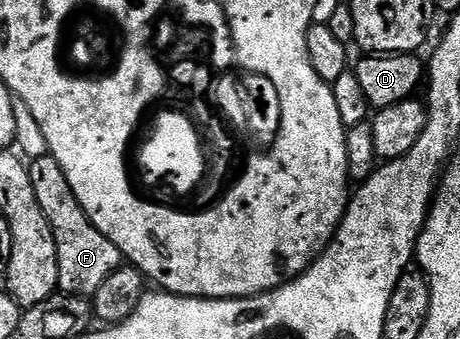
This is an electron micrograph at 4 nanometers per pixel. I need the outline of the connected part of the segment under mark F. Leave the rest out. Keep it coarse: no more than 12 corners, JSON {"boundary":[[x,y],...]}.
{"boundary":[[59,160],[28,163],[51,224],[57,289],[89,298],[119,248],[91,224]]}

